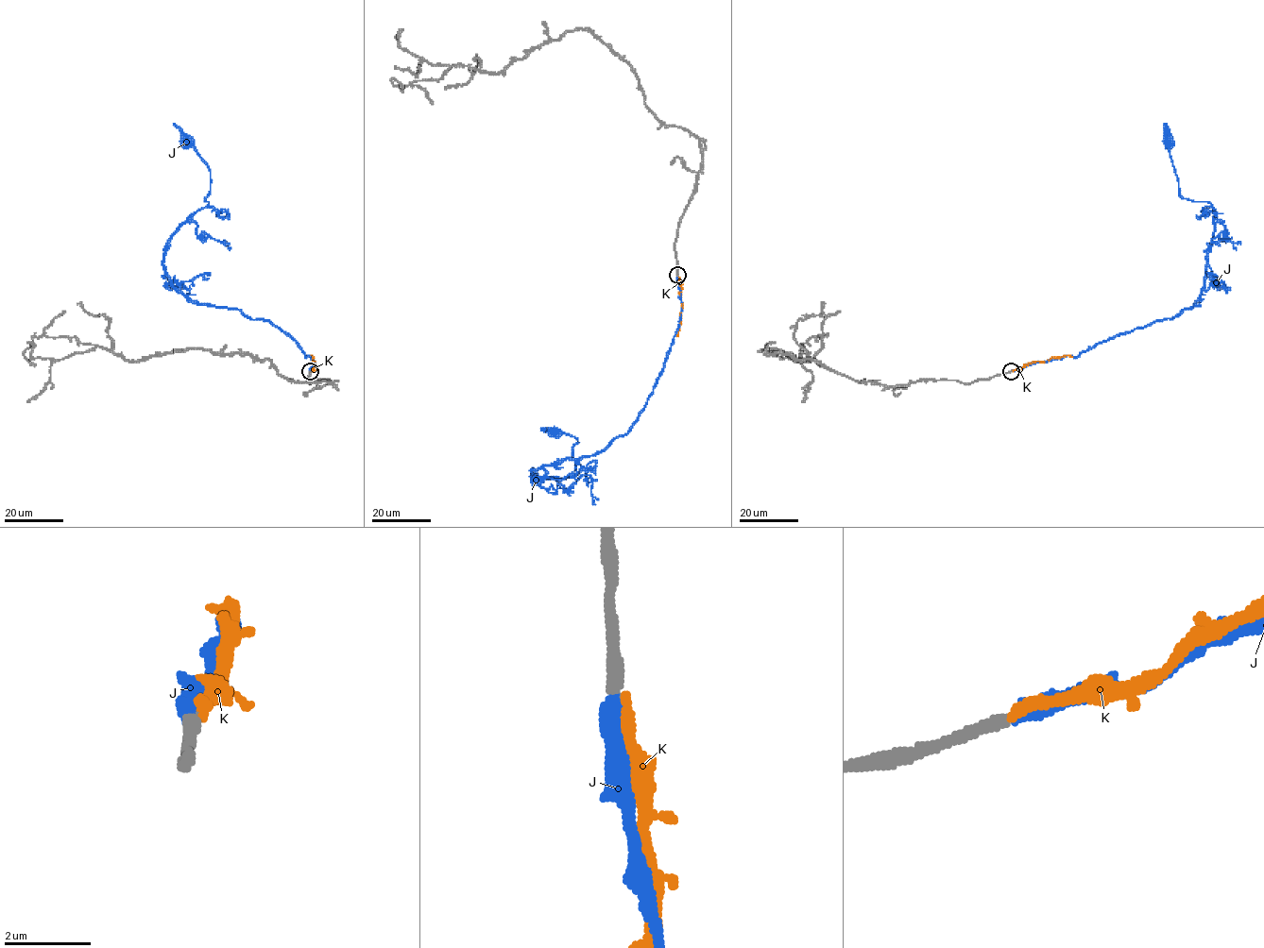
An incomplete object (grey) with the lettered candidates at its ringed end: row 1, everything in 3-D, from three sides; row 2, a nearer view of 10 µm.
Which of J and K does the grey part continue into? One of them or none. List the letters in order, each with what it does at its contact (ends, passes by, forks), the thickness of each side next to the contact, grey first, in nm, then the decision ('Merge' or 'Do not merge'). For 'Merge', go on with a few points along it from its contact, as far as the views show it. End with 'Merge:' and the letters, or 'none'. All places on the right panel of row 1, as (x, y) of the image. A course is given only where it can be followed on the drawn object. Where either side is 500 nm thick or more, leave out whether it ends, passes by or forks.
J: It ends there. Thickness 320 nm (grey) against 380 nm. Merge. Its course: (1011, 371), (1078, 356), (1195, 304), (1204, 286), (1213, 208), (1179, 192), (1168, 141)
K: It ends there. Thickness 320 nm (grey) against 280 nm. Do not merge
Merge: J

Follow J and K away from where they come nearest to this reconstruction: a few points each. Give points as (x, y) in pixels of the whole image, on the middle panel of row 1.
J: (677, 275), (679, 326), (638, 419), (591, 455), (531, 470), (538, 477), (575, 474), (576, 438), (555, 431)
K: (678, 275), (681, 311), (676, 336)

